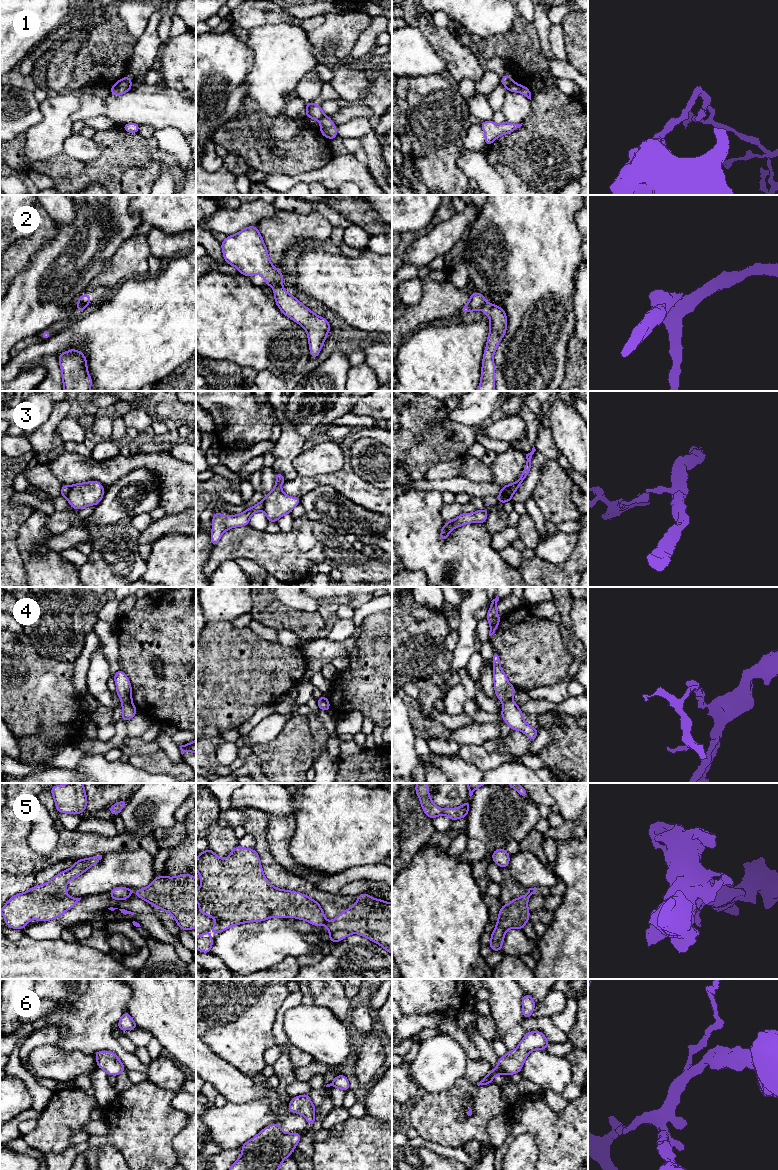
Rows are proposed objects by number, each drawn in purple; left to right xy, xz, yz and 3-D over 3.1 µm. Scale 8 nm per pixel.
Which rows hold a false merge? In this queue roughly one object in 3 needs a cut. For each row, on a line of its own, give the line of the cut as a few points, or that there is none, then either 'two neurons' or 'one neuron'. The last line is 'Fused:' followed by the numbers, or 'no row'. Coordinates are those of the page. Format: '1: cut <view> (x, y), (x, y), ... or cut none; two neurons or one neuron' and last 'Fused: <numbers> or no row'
1: cut yz (513, 81), (508, 89); two neurons
2: cut xz (281, 285), (276, 285), (273, 288); two neurons
3: cut yz (510, 486), (508, 492), (501, 492); two neurons
4: cut xy (122, 701), (131, 702); two neurons
5: cut xz (325, 919), (323, 923); two neurons
6: cut none; one neuron
Fused: 1, 2, 3, 4, 5

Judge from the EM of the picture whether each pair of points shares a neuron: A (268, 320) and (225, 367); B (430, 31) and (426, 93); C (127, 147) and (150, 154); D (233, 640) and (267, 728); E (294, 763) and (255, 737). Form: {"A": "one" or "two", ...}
{"A": "two", "B": "two", "C": "one", "D": "two", "E": "two"}

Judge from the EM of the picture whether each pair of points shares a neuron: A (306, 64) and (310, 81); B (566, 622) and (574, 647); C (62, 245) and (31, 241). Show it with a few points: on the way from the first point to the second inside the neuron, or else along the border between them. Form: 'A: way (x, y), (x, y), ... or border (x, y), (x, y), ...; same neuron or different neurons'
A: border (313, 68), (294, 88); different neurons
B: way (566, 628), (571, 641); same neuron
C: border (55, 224), (57, 234), (29, 258); different neurons

